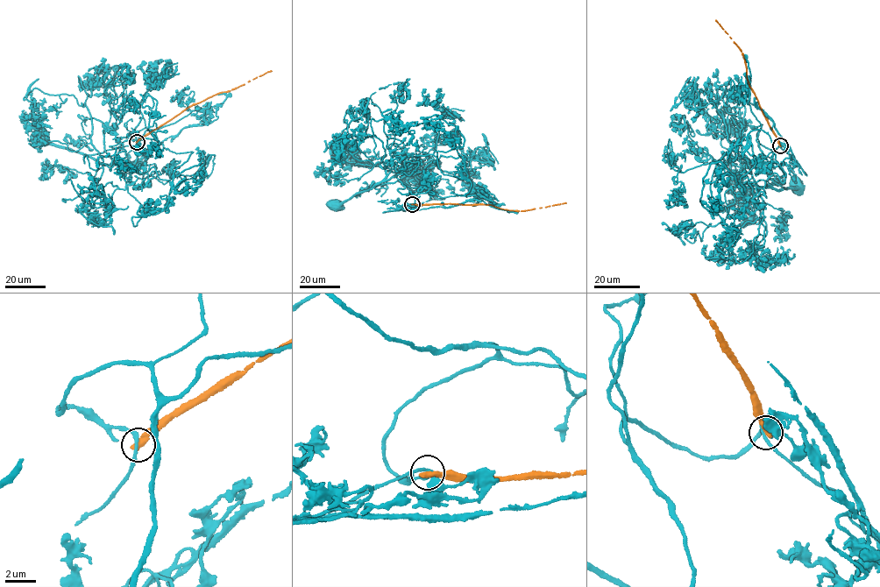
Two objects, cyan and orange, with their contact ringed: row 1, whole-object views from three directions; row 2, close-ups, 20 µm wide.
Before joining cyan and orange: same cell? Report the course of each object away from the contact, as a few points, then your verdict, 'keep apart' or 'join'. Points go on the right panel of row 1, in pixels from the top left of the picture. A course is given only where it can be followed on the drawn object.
cyan via (779, 145), (758, 144), (771, 187), (749, 185), (734, 173), (749, 173), (750, 161), (784, 188), (796, 187) | orange via (779, 145), (749, 86), (742, 53), (715, 20) | keep apart

